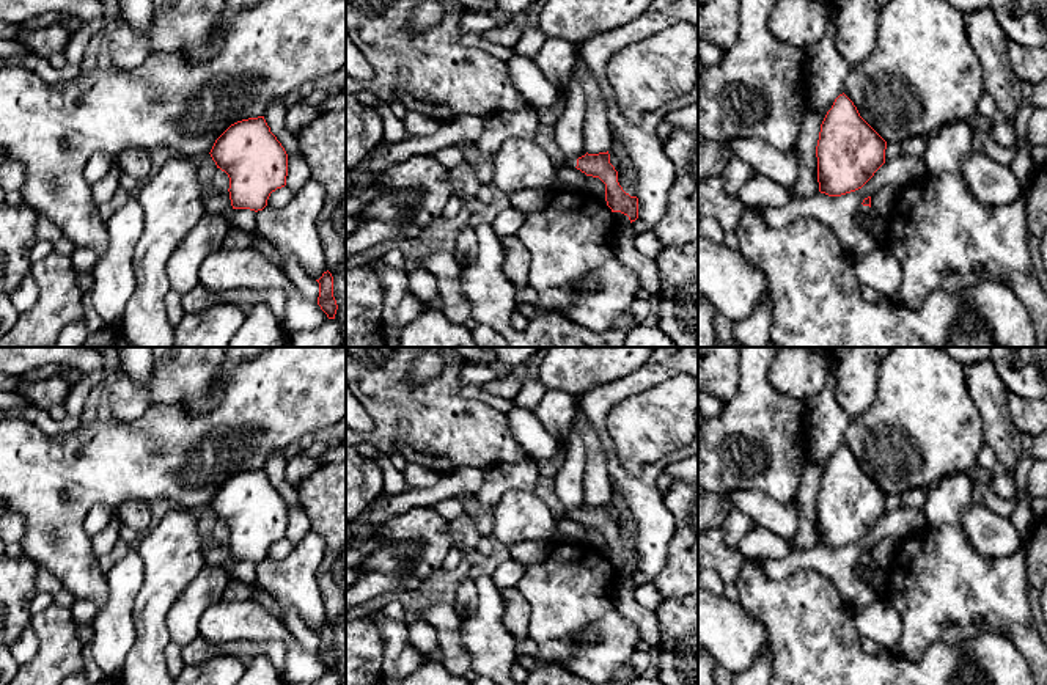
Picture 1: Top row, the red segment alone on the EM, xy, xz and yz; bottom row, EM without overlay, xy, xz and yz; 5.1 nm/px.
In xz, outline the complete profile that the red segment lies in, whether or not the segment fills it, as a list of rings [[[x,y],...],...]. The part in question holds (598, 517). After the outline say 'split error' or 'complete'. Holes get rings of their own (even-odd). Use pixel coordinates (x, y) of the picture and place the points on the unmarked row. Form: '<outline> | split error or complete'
[[[585,506],[579,511],[564,507],[563,517],[577,520],[586,528],[599,529],[605,536],[605,553],[612,564],[621,564],[629,569],[630,575],[638,570],[638,550],[630,548],[618,534],[618,523],[610,515],[610,506]]] | split error

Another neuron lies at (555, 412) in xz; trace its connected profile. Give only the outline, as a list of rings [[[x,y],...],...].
[[[547,390],[533,413],[547,432],[564,443],[574,421],[575,399],[566,391]]]

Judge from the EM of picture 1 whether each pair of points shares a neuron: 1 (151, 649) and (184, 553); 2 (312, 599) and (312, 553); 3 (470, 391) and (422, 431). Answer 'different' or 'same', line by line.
1: same
2: same
3: different

